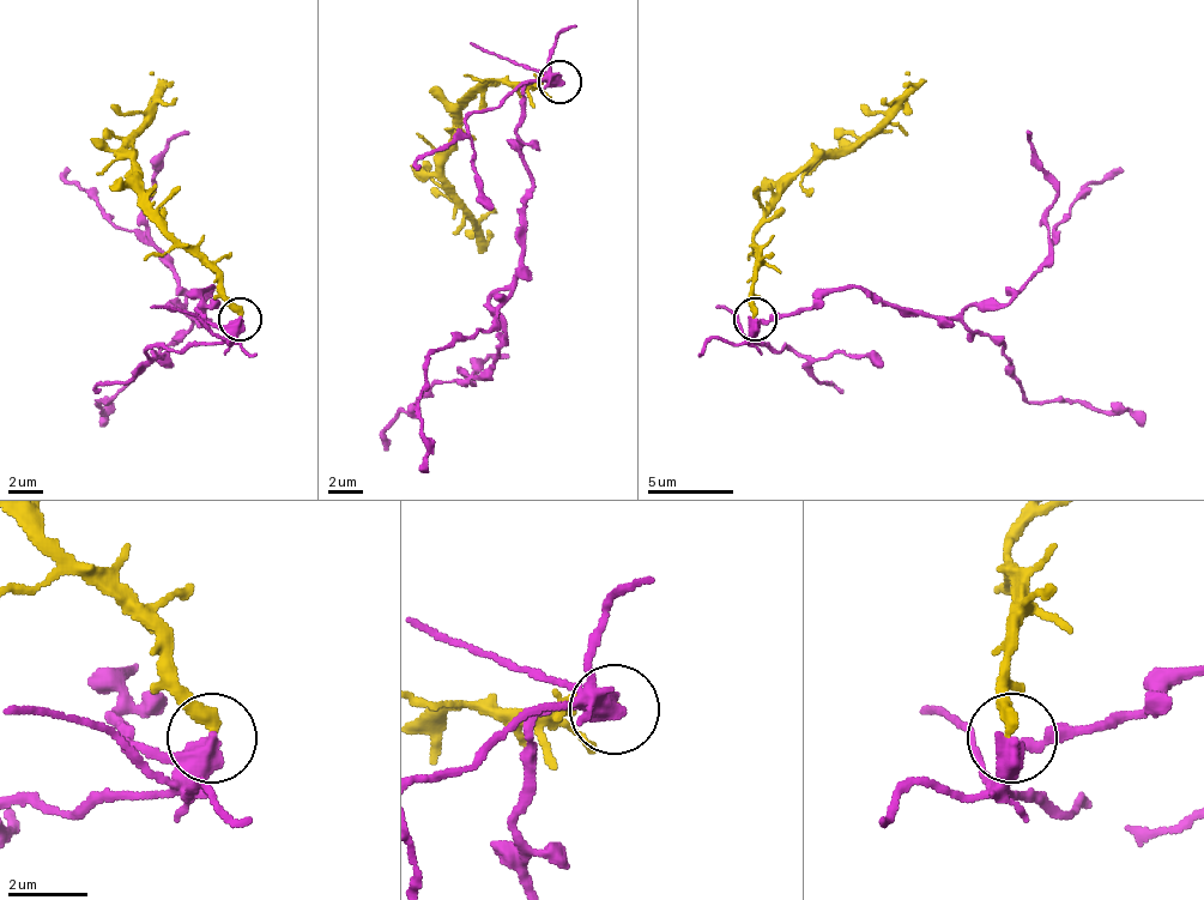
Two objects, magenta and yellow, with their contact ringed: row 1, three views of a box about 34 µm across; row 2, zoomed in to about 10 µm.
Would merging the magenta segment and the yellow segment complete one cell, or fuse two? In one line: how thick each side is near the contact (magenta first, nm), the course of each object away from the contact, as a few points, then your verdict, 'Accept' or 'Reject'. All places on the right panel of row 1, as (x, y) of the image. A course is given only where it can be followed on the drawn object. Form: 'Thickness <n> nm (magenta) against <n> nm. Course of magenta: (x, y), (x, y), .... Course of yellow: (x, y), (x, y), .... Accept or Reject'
Thickness 600 nm (magenta) against 360 nm. Course of magenta: (756, 320), (756, 328), (808, 310), (851, 285), (949, 315), (1009, 299), (1047, 255), (1069, 204), (1125, 169). Course of yellow: (751, 320), (751, 239), (778, 195), (821, 157), (863, 139), (927, 79). Reject

